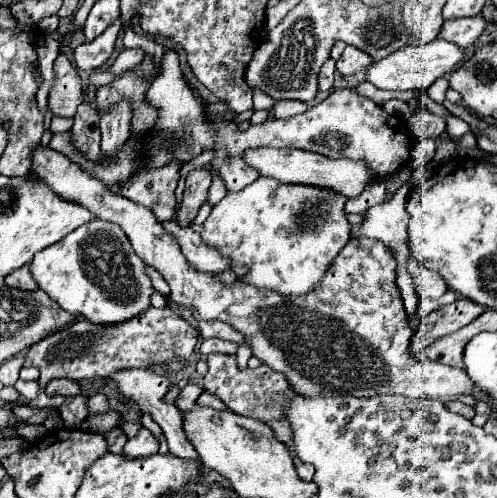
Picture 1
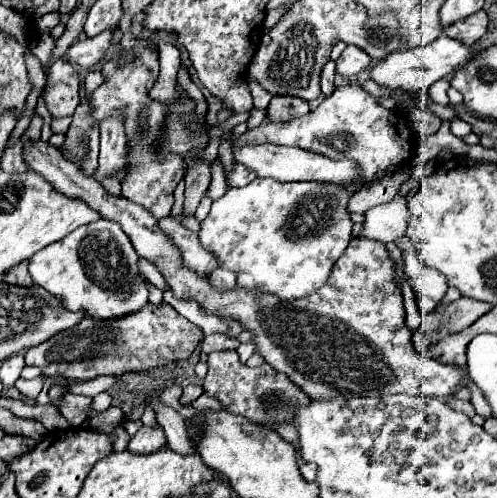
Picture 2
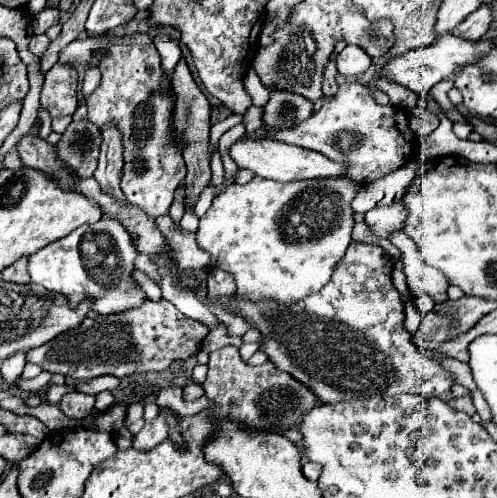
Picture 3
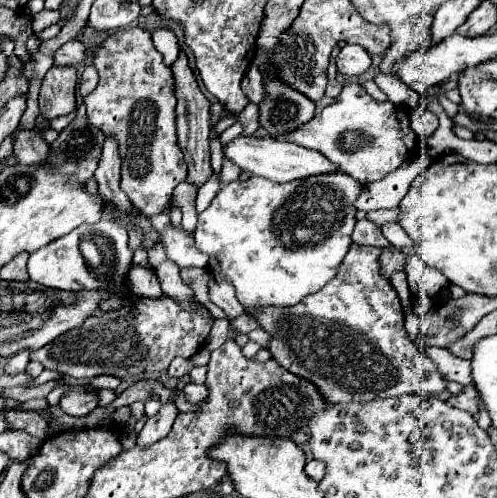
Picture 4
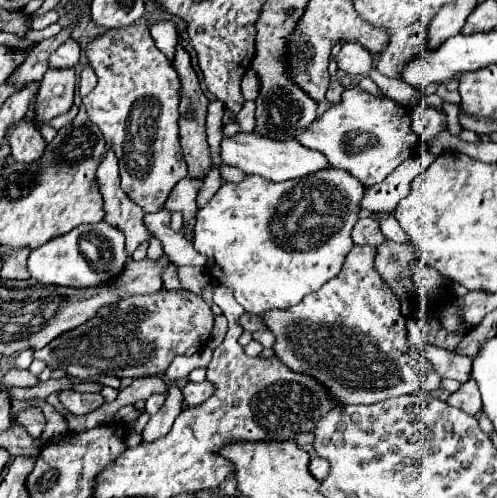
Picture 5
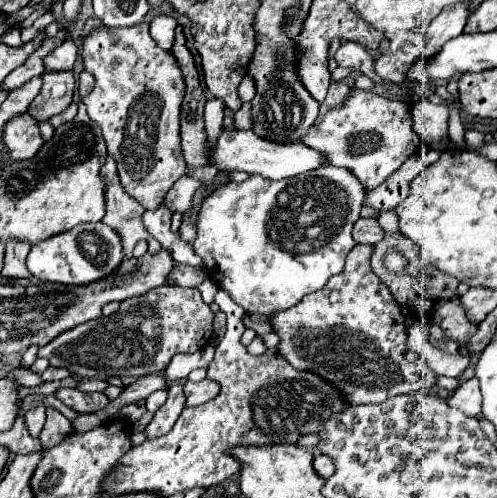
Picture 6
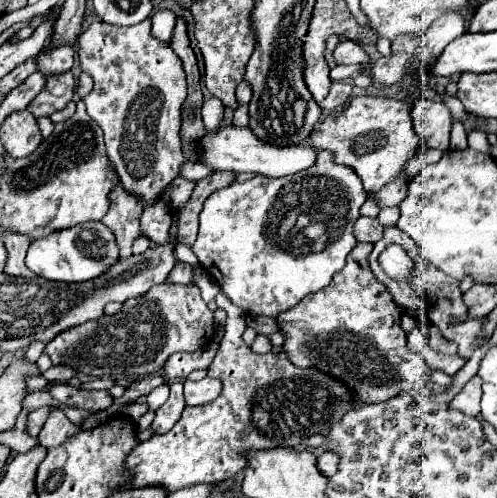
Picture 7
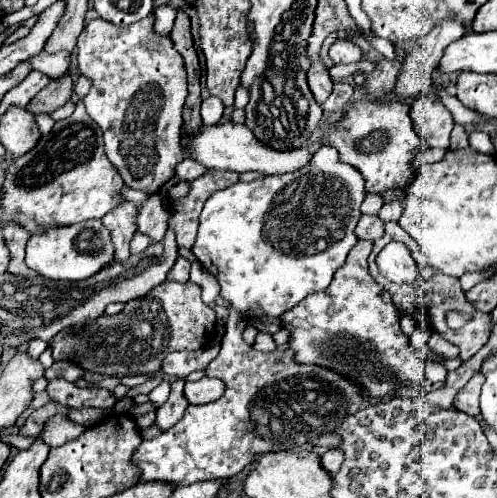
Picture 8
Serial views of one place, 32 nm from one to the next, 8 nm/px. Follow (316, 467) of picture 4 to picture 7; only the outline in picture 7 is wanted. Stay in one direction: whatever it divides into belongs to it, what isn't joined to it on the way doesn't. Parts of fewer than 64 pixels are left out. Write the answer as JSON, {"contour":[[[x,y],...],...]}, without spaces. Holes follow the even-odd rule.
{"contour":[[[324,452],[318,456],[318,468],[324,476],[334,476],[336,474],[336,464],[340,462],[340,456],[336,456],[334,452]]]}

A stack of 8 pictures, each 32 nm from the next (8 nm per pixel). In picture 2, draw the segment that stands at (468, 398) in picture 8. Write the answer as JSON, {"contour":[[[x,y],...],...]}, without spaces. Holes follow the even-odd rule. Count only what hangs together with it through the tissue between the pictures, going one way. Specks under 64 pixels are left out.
{"contour":[[[450,398],[448,400],[448,406],[450,408],[454,408],[456,412],[464,412],[466,416],[474,416],[476,412],[474,412],[474,406],[472,406],[472,402],[468,402],[468,400],[458,400],[458,398]]]}

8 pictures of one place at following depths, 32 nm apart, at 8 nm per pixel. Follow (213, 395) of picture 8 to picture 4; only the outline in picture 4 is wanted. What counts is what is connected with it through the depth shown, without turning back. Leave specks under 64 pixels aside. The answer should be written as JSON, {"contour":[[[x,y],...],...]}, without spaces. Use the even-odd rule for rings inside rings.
{"contour":[[[188,382],[184,386],[184,398],[192,404],[199,403],[208,397],[208,389],[206,384],[194,384],[194,382]]]}

